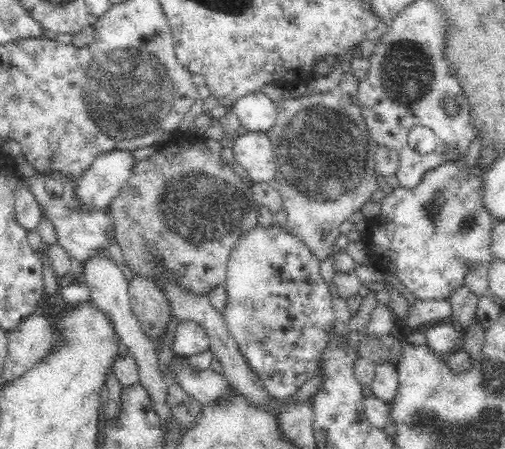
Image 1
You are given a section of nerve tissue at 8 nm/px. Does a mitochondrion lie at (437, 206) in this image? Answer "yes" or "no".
yes

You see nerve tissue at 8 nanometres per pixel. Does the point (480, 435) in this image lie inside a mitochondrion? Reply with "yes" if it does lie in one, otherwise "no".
yes

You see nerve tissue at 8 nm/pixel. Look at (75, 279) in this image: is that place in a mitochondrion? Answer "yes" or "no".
no

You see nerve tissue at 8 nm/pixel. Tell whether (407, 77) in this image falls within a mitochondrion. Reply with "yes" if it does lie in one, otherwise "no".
yes

